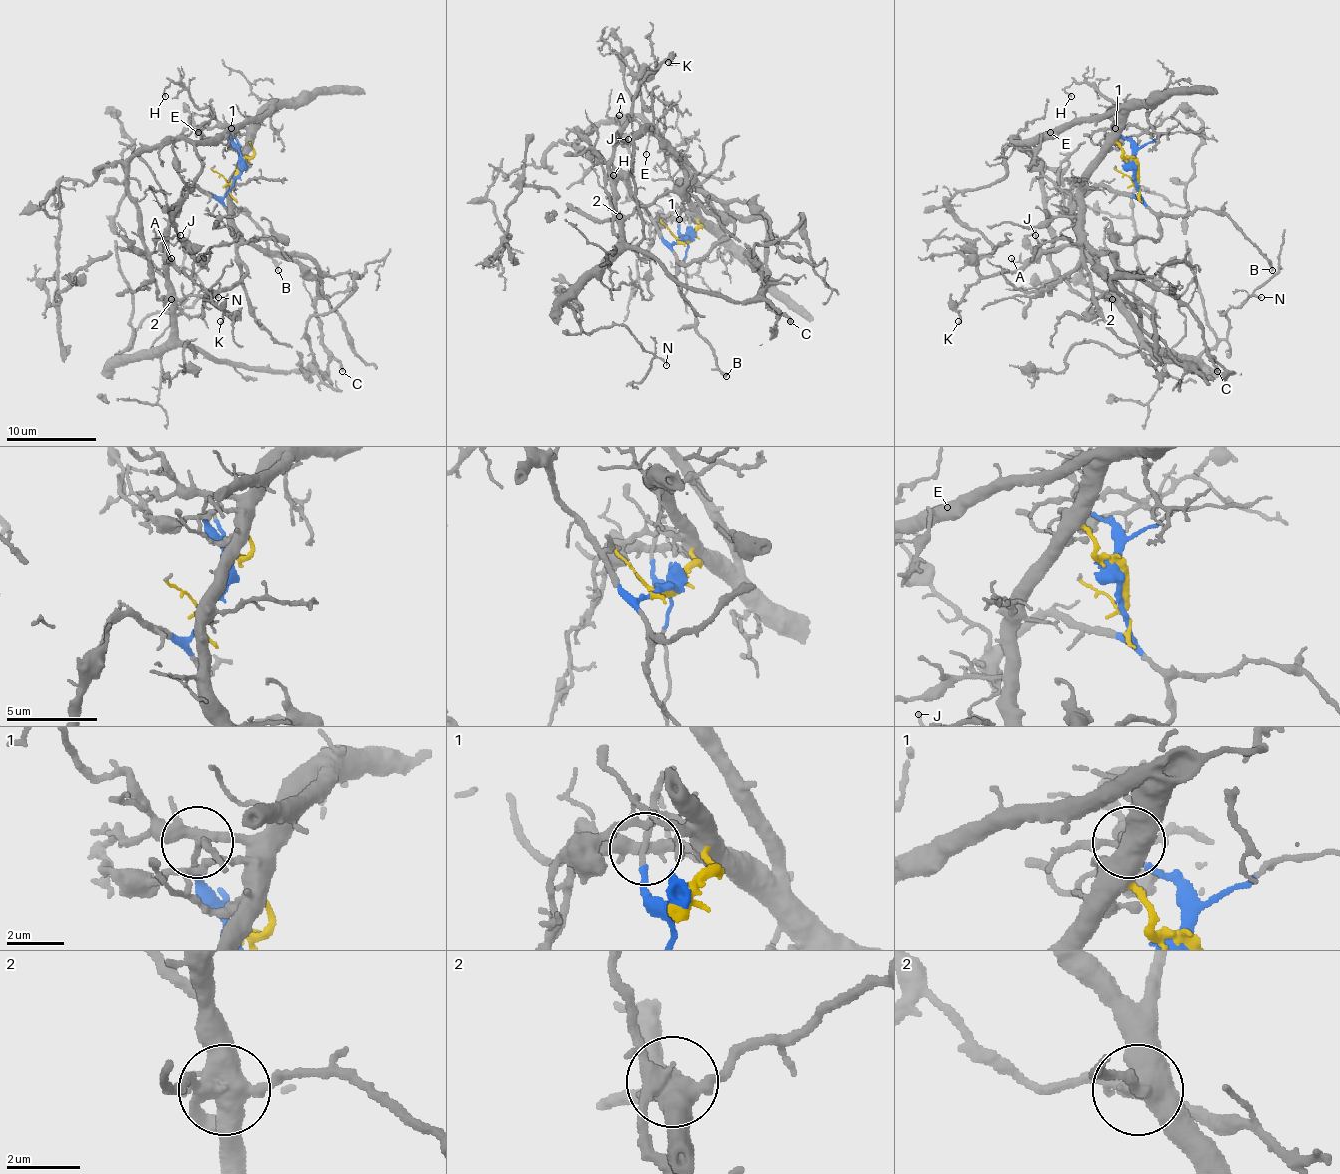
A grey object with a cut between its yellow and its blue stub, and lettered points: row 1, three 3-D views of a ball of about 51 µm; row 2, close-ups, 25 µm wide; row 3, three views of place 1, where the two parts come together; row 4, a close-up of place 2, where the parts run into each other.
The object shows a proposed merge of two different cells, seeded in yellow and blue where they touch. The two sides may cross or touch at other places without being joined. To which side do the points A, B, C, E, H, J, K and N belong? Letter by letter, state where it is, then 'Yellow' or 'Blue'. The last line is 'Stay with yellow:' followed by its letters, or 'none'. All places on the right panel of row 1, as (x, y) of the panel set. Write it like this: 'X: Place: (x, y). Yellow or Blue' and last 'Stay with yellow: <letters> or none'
A: Place: (1011, 258). Blue
B: Place: (1272, 270). Blue
C: Place: (1217, 371). Yellow
E: Place: (1050, 132). Yellow
H: Place: (1071, 96). Yellow
J: Place: (1035, 235). Blue
K: Place: (958, 321). Blue
N: Place: (1261, 297). Blue
Stay with yellow: C, E, H

